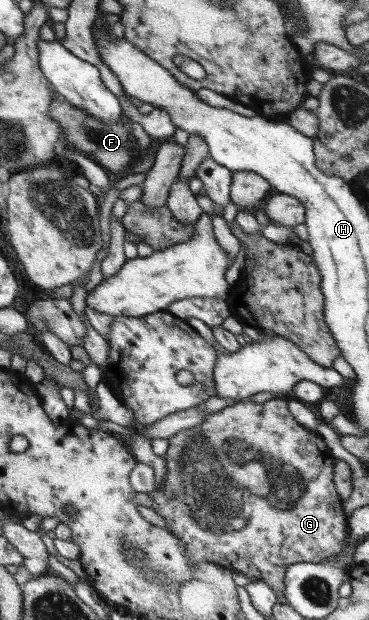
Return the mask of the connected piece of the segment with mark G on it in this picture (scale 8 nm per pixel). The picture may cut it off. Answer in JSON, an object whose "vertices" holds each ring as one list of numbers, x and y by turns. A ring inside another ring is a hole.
{"vertices":[[277,397,260,404,254,403,249,399,235,402,234,405,229,405,219,412,208,414,206,421,200,427,182,430,182,432,172,436,168,439,168,443,167,453,164,456,166,462,166,479,162,483,163,486,158,486,156,490,150,492,155,502,151,508,166,519,170,525,170,528,166,530,184,542,185,555,193,563,202,561,213,562,214,564,247,575,252,579,252,583,256,581,265,582,278,596,277,603,287,604,283,597,287,566,296,564,297,562,313,562,314,564,318,564,331,559,341,552,346,538,345,533,348,521,341,496,337,493,333,482,333,468,336,457,330,452,320,435,315,431,302,427,302,425,296,422,290,410,288,410,285,397],[246,464,260,464,260,468,264,468,264,476,266,476,266,471,268,471,268,492,264,492,264,496,257,496,250,493,247,489,238,489,236,487,242,486,240,484,240,468,244,468]]}

